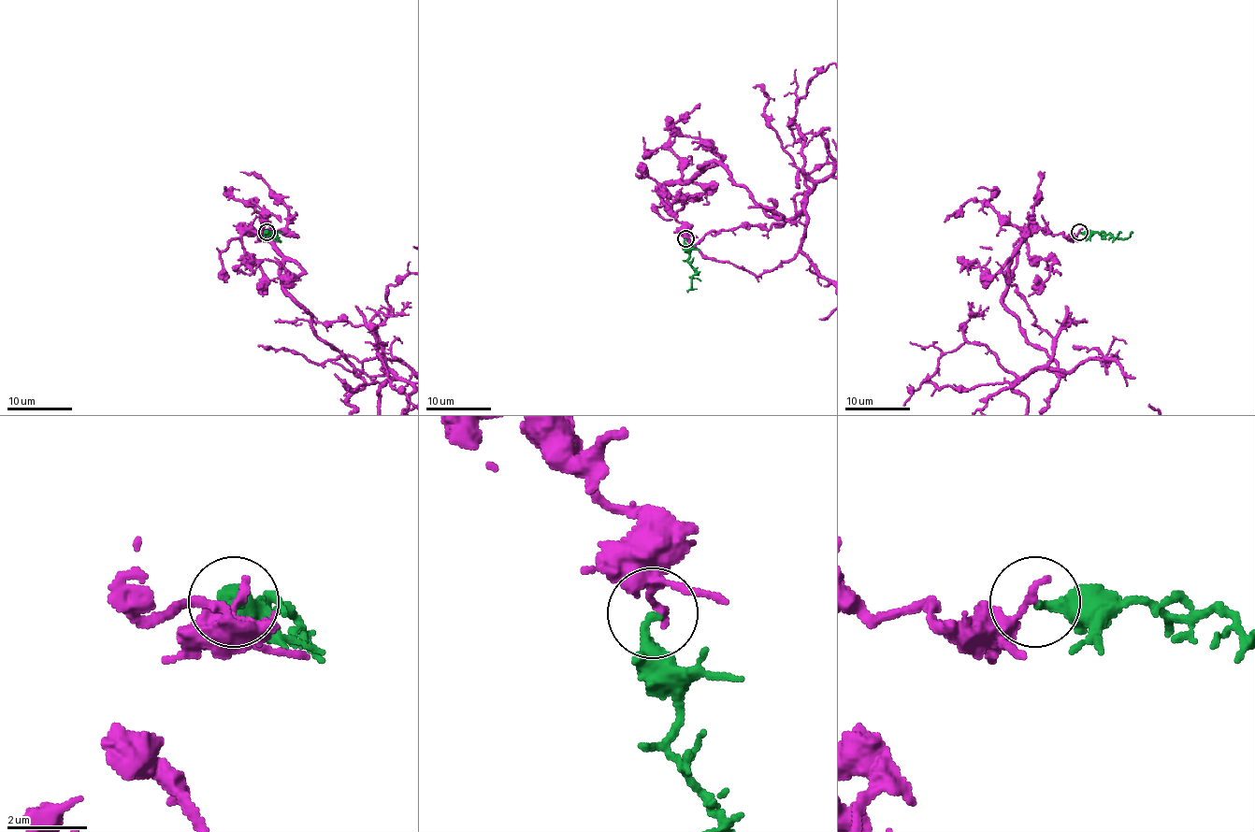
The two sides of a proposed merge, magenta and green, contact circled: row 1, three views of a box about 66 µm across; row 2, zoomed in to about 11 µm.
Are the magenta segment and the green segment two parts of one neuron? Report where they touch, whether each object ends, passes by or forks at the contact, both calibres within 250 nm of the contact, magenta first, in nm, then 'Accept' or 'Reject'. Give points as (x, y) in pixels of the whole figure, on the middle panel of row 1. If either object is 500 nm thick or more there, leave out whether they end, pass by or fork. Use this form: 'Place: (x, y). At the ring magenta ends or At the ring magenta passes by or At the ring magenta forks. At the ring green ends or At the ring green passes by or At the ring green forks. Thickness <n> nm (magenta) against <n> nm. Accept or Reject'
Place: (685, 238). At the ring magenta ends. At the ring green ends. Thickness 280 nm (magenta) against 280 nm. Reject

